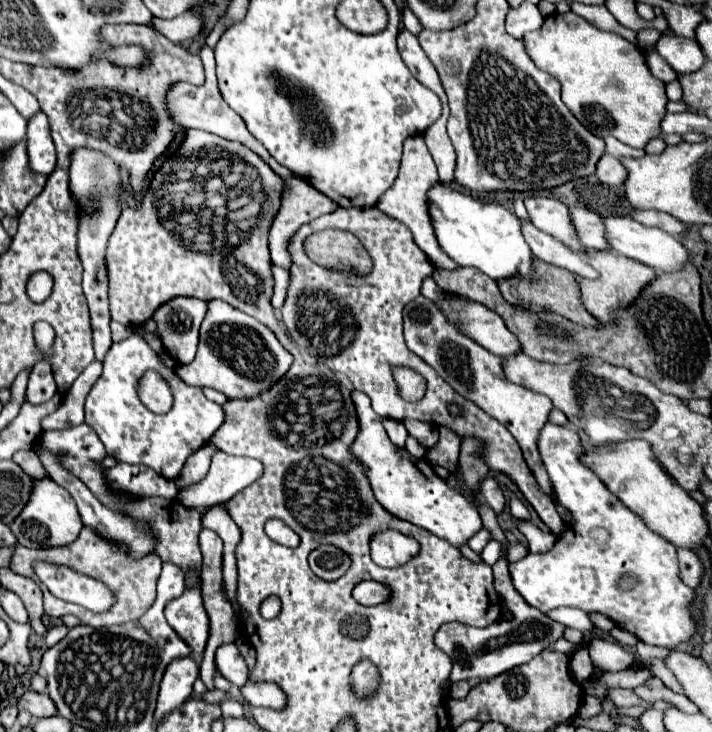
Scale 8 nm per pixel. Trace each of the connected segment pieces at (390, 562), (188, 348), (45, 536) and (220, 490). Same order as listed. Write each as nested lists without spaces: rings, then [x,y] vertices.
[[[386,528],[372,536],[370,550],[372,550],[372,560],[378,566],[396,568],[406,564],[406,560],[410,560],[418,552],[418,544],[416,540],[400,534],[398,530]]]
[[[176,296],[152,314],[152,320],[156,322],[156,336],[178,364],[194,360],[198,328],[204,314],[206,302],[194,296]]]
[[[40,478],[32,482],[32,494],[24,510],[20,512],[18,520],[12,522],[12,532],[18,538],[18,544],[30,548],[48,548],[48,546],[62,546],[76,540],[78,532],[82,530],[82,520],[78,516],[78,508],[66,488],[54,484],[50,478]]]
[[[214,452],[210,472],[202,482],[184,488],[182,504],[186,508],[200,508],[228,502],[242,488],[258,480],[260,474],[262,464],[258,460]]]

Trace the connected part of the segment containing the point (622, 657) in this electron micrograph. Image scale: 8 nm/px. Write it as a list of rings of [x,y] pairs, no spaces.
[[[596,638],[592,640],[592,664],[604,672],[620,672],[634,666],[636,658],[618,642]]]

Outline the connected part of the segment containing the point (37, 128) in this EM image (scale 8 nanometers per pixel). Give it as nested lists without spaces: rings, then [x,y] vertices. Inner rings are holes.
[[[44,112],[34,114],[28,120],[28,132],[26,132],[26,150],[28,150],[28,162],[30,170],[34,174],[48,176],[56,166],[56,150],[50,136],[48,118]]]

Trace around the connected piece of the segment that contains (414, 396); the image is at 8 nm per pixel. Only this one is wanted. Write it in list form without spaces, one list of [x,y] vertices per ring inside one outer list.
[[[395,367],[393,369],[393,376],[396,384],[398,384],[400,396],[406,402],[416,402],[424,396],[426,380],[418,372],[414,372],[406,367]]]

